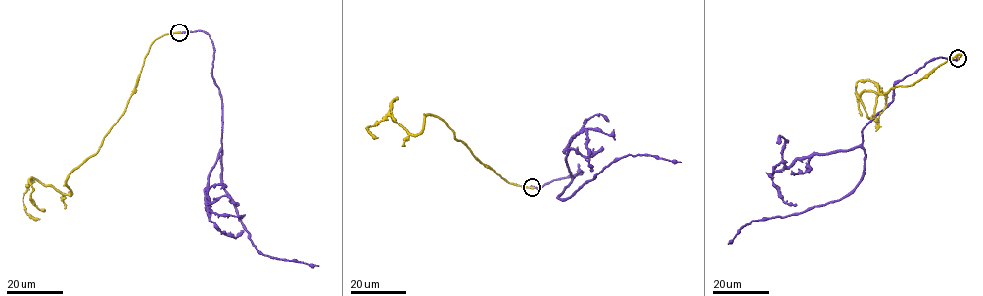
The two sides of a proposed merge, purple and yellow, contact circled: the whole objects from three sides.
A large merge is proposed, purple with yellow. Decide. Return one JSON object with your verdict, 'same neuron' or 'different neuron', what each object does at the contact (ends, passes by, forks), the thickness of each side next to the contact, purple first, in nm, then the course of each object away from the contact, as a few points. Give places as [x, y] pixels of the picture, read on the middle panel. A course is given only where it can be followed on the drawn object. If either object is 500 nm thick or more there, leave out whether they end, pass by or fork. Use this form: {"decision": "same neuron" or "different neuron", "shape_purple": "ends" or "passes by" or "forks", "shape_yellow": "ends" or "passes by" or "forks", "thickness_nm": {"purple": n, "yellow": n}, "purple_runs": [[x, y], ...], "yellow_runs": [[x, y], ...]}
{"decision": "different neuron", "shape_purple": "ends", "shape_yellow": "ends", "thickness_nm": {"purple": 420, "yellow": 440}, "purple_runs": [[533, 187], [577, 174], [579, 166], [582, 172], [557, 198], [565, 199], [629, 155], [681, 162]], "yellow_runs": [[533, 187], [507, 181], [434, 116], [424, 118], [416, 134], [387, 116], [365, 128], [377, 138]]}

